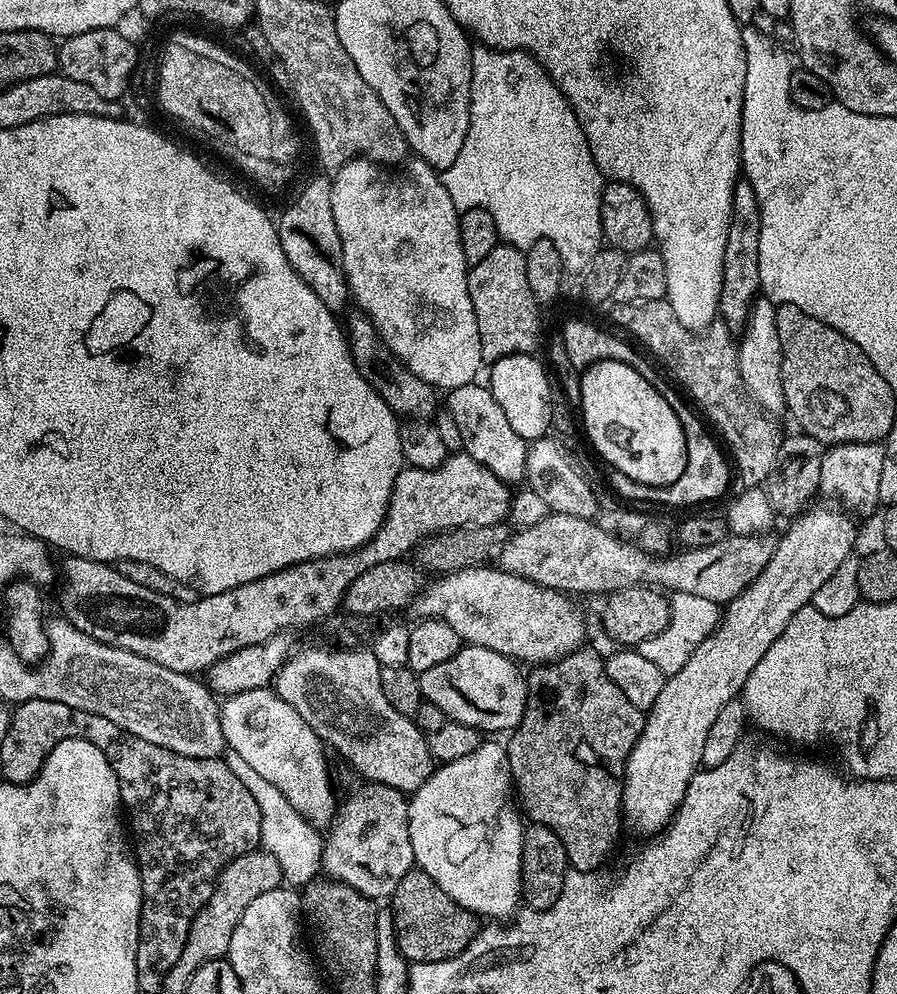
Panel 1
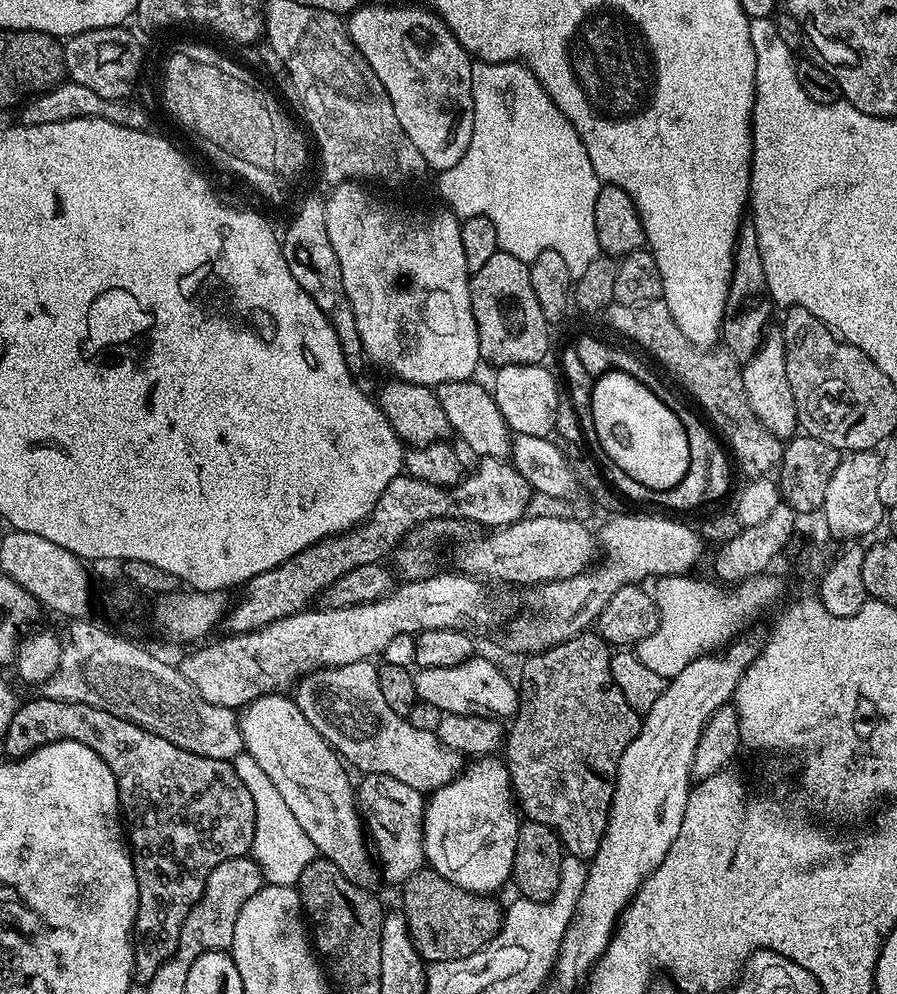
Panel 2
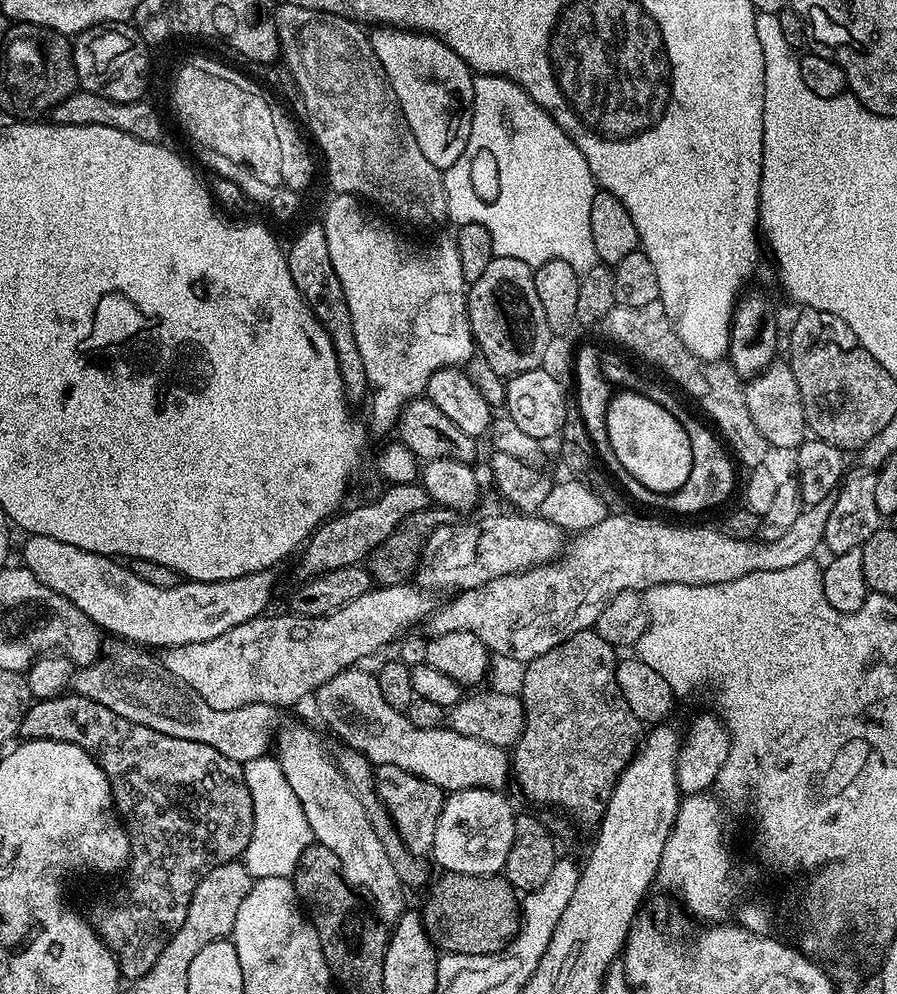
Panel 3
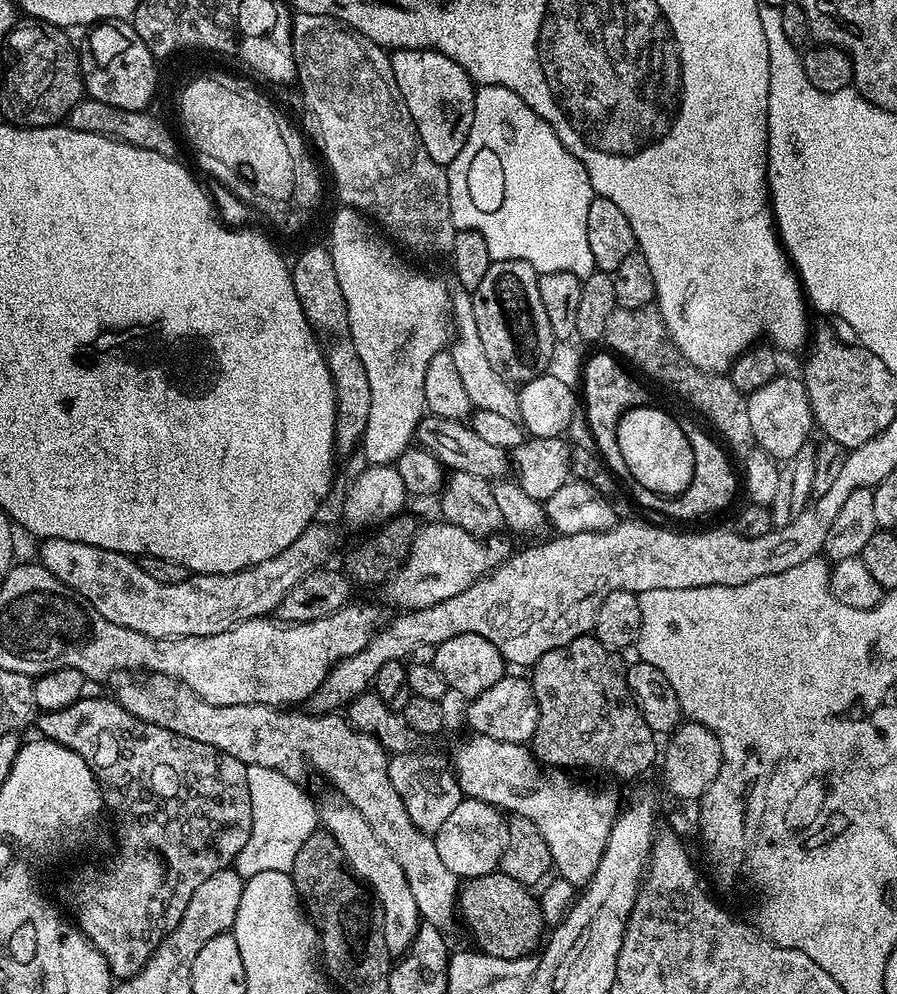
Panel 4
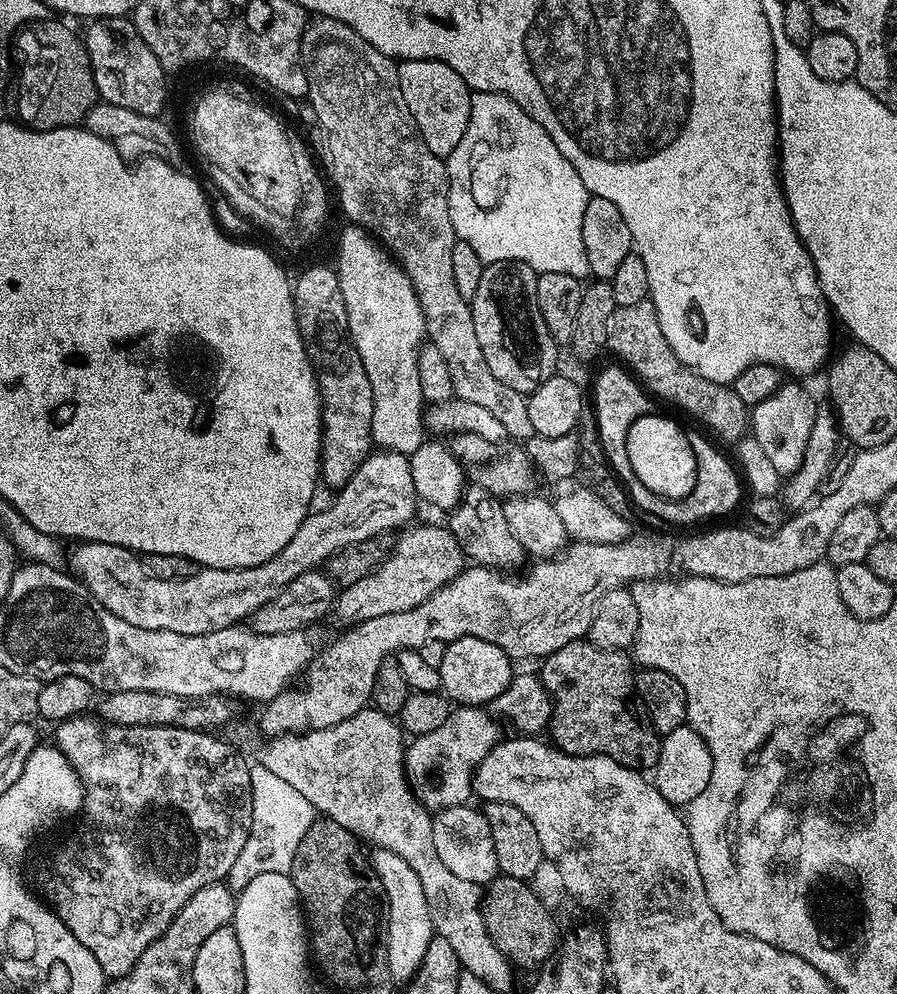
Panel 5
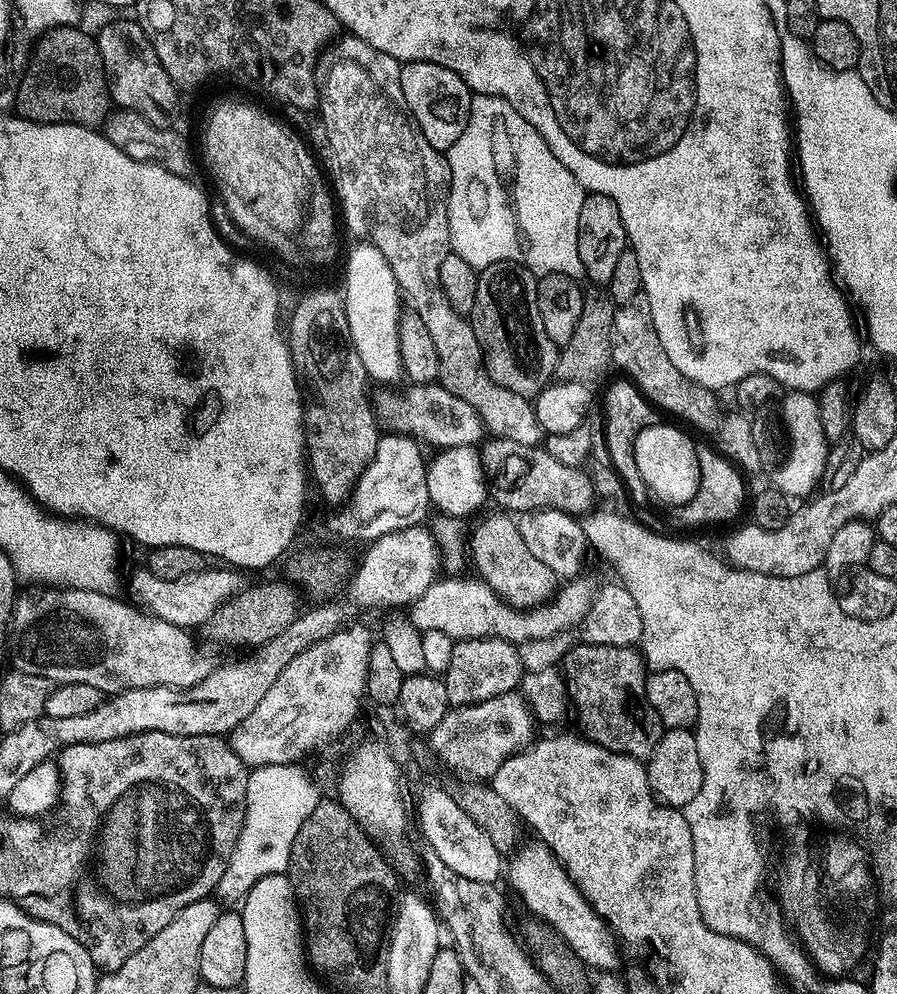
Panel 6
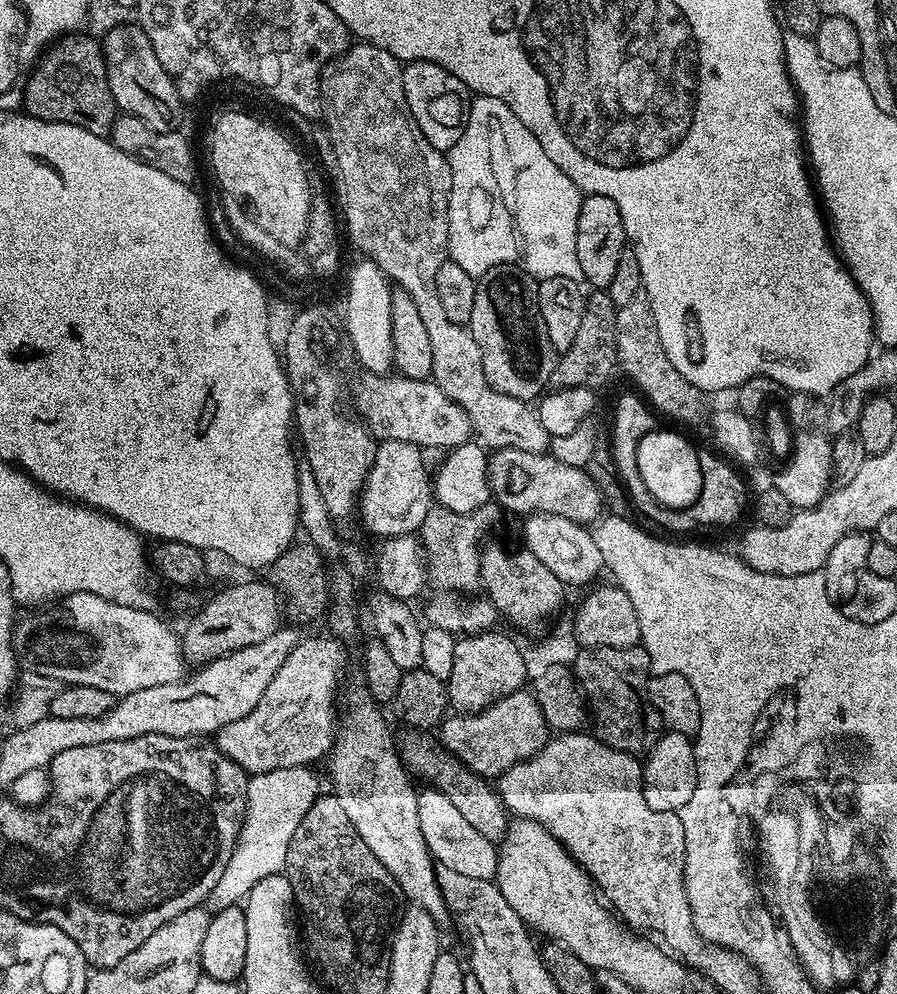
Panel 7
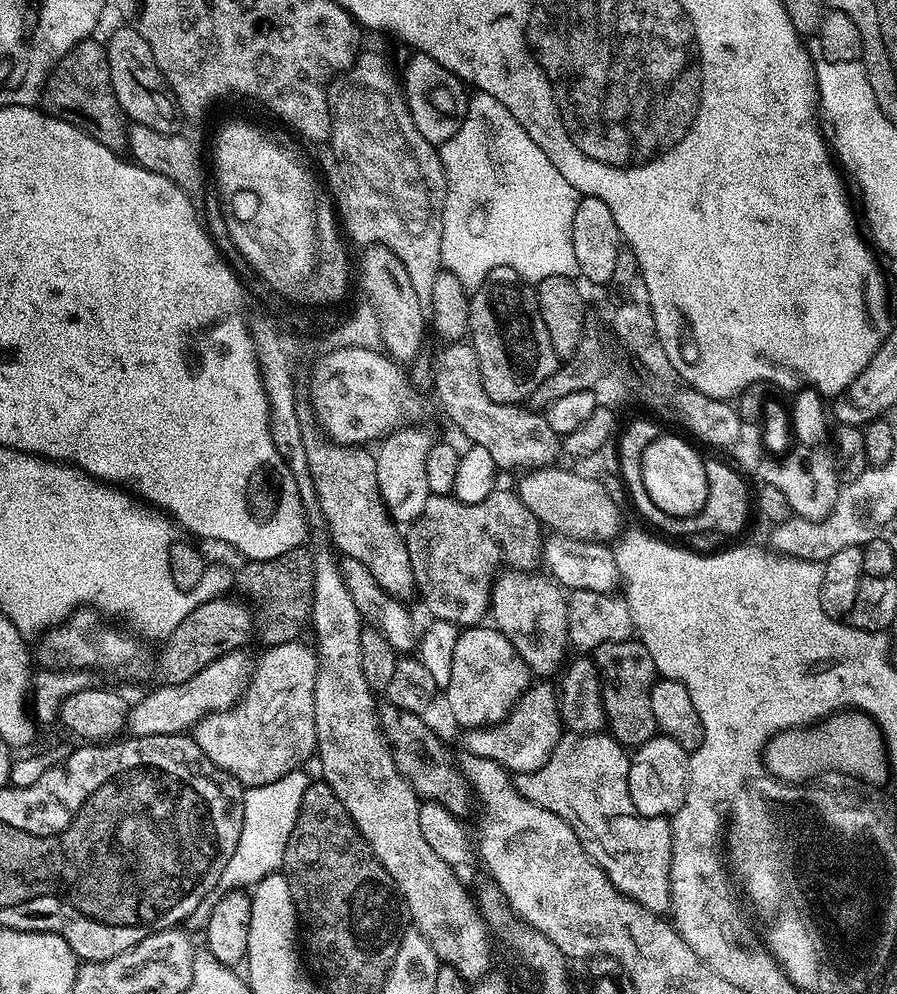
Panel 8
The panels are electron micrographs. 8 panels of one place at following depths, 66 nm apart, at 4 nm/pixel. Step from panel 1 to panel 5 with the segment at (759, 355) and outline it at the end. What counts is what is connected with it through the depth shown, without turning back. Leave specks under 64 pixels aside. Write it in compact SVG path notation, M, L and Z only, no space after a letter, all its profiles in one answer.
M781 383L780 388L774 390L774 394L770 394L770 398L766 398L766 402L758 402L750 412L750 434L756 439L758 446L762 446L762 450L770 457L774 470L778 470L778 474L782 478L791 476L798 470L798 466L802 466L802 456L806 454L806 446L810 442L810 432L814 430L814 414L818 403L817 397L812 397L800 385L803 383L792 383L796 384Z

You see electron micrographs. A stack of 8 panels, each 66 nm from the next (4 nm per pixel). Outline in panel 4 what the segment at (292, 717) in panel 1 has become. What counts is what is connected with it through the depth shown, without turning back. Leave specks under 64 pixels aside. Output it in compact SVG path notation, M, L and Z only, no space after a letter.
M331 795L323 803L319 803L319 823L338 842L349 869L373 892L383 910L383 933L388 952L393 956L403 955L416 936L420 915L402 866L398 865L394 854L386 849L385 844L374 834L374 830L370 829L362 814L350 806L343 797Z

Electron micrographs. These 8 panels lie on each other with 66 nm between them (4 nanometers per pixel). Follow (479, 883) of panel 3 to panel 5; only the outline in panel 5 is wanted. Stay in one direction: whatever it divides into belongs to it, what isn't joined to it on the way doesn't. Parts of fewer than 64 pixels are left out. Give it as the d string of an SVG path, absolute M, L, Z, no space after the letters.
M500 874L487 885L482 896L486 930L490 938L494 938L498 950L502 950L504 956L507 956L517 969L536 970L547 964L555 956L562 939L562 932L556 929L555 918L548 913L547 906L536 897L532 886L527 880Z

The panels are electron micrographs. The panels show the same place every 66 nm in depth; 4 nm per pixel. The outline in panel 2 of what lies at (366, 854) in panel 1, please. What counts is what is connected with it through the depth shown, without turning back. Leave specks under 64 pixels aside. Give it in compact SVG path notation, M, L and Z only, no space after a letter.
M367 773L361 784L355 785L356 802L363 819L363 826L370 837L379 875L396 886L403 885L419 868L425 867L424 859L424 806L425 793L390 778L390 774Z

